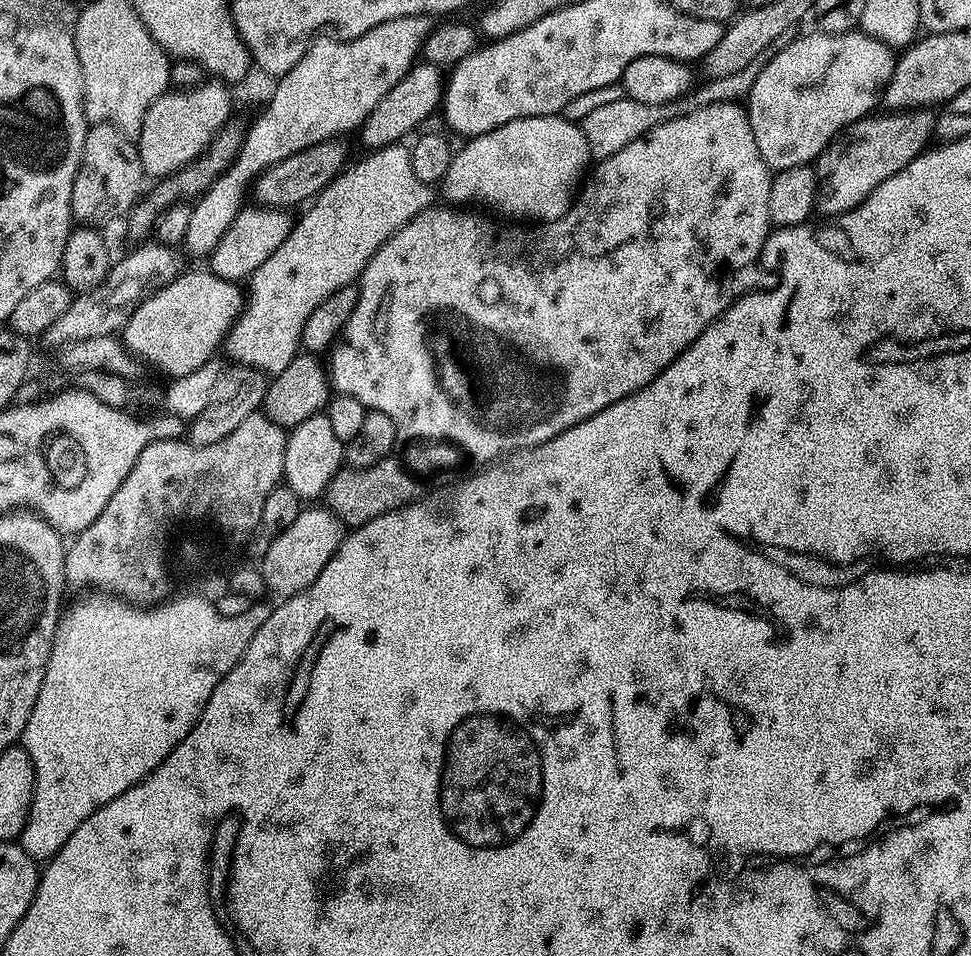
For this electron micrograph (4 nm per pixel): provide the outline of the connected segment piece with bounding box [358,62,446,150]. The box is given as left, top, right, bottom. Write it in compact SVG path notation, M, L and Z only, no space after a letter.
M413 64L411 70L402 78L402 82L398 82L398 86L394 86L394 90L390 90L390 94L386 94L386 98L382 98L378 106L374 106L372 113L360 125L358 137L360 136L361 142L365 144L365 149L375 150L401 143L419 129L427 116L433 115L441 107L446 80L443 75L440 77L440 72L441 69L434 64Z

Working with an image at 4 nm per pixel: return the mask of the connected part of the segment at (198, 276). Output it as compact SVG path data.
M184 270L165 288L144 297L124 324L122 343L137 361L145 360L168 378L190 374L221 351L245 303L245 289L237 281L218 278L211 270Z

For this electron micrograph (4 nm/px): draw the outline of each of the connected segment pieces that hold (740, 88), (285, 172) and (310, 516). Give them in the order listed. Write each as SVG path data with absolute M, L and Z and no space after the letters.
M751 64L746 66L746 70L738 70L738 74L730 74L726 78L718 78L717 80L708 80L701 88L695 87L683 98L673 100L671 104L650 106L646 102L634 102L625 98L618 102L609 102L606 106L593 110L591 114L586 114L586 118L582 121L589 157L596 162L605 160L610 158L610 154L618 154L618 150L630 146L630 142L634 142L634 138L645 136L651 128L661 124L663 120L685 116L702 106L710 106L723 100L739 101L741 98L747 97L749 90L754 86L757 71L757 65Z
M340 138L323 140L306 150L298 150L298 154L290 154L290 158L282 158L282 162L267 168L252 185L251 199L265 208L292 210L295 204L307 205L309 201L319 196L320 191L333 178L339 176L349 163L348 148L344 142Z
M324 506L301 507L298 518L286 526L286 530L275 533L264 552L264 557L258 561L258 567L264 575L264 586L269 593L277 592L277 597L296 596L306 590L322 574L326 562L334 558L338 546L344 541L346 525L329 512Z

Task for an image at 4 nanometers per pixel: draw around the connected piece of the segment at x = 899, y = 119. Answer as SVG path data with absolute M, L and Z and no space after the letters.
M927 108L892 110L888 116L869 114L848 124L820 153L814 167L822 178L816 189L816 207L825 217L857 208L886 178L898 174L915 156L929 147L936 131L936 117Z

